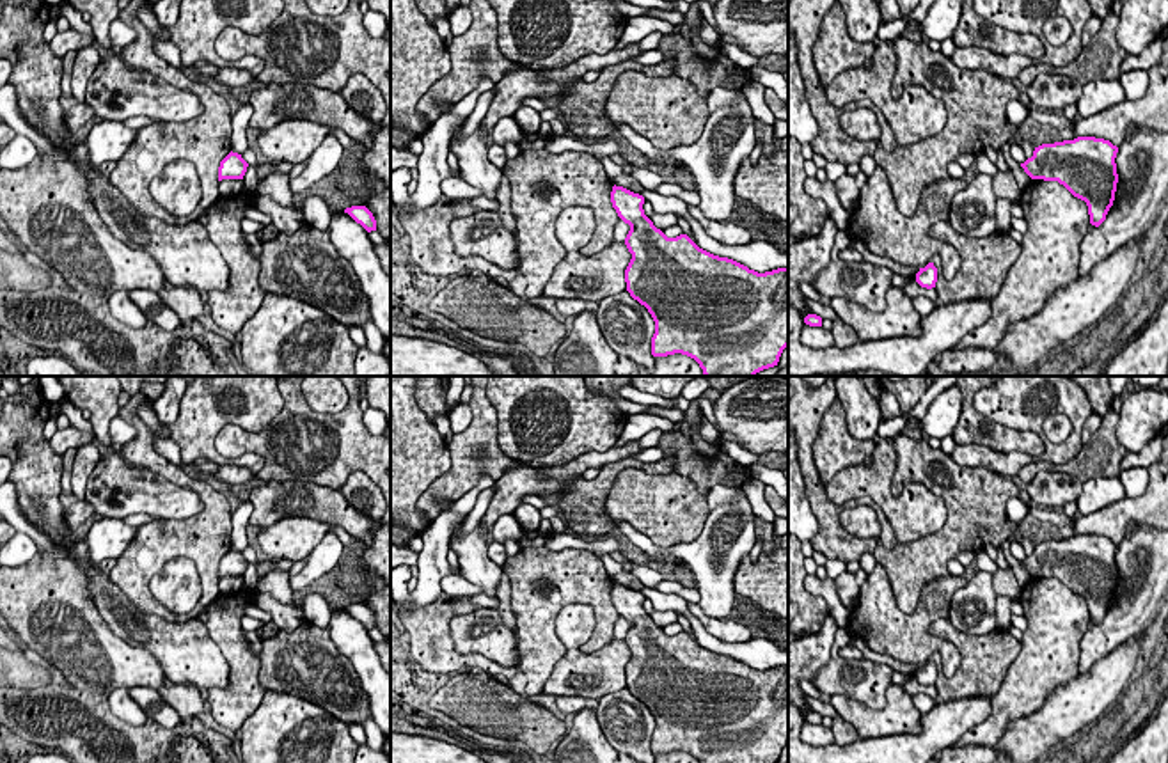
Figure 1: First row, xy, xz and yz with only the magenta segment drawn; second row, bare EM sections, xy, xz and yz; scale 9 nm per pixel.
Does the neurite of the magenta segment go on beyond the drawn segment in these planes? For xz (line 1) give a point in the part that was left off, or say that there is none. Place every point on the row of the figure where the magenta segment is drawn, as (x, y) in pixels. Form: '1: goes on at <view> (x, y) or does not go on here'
1: does not go on here

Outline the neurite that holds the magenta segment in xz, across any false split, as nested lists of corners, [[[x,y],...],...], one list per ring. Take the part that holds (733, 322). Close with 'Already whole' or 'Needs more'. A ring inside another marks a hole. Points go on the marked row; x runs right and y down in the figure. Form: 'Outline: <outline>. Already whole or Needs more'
Outline: [[[612,186],[611,202],[630,225],[625,245],[632,259],[625,282],[655,321],[653,357],[687,355],[705,376],[754,376],[777,366],[788,346],[788,268],[758,273],[699,248],[687,234],[667,238],[644,215],[644,197],[623,186]]]. Already whole

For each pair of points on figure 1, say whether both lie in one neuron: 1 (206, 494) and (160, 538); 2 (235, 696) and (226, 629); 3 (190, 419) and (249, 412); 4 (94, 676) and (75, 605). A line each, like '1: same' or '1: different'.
1: same
2: same
3: same
4: same

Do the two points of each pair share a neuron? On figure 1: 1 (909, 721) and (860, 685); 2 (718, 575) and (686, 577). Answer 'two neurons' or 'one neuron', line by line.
1: two neurons
2: two neurons

